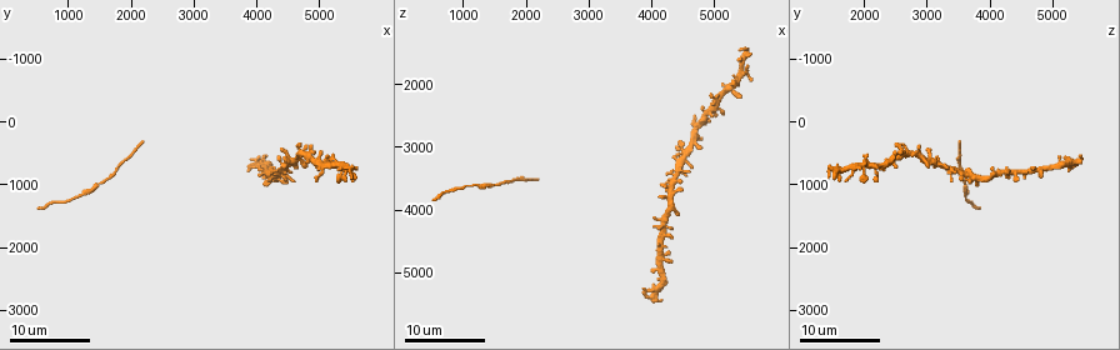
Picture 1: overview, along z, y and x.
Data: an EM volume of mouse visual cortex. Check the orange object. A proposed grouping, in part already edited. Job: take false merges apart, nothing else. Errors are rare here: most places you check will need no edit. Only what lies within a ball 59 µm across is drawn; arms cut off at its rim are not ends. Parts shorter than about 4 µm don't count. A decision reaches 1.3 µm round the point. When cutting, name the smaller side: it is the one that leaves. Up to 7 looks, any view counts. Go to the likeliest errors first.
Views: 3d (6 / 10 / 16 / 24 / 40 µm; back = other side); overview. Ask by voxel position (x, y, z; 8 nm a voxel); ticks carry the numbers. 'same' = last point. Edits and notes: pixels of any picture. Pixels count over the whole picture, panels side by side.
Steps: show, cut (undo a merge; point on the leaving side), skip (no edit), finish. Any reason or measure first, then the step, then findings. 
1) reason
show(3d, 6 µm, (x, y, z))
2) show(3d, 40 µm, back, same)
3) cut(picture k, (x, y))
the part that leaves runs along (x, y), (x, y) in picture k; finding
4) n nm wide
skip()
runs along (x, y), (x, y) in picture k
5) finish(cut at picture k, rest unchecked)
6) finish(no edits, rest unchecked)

branch point
show(3d, 16 µm, (4350, 900, 3600))

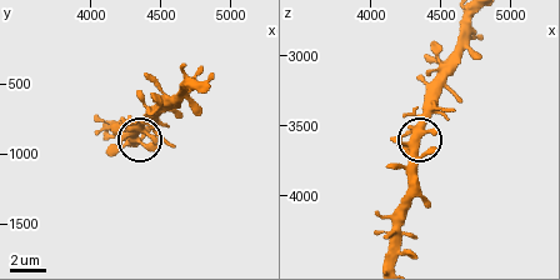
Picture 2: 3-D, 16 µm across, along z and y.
closer look
show(3d, 6 µm, (4340, 860, 3640))

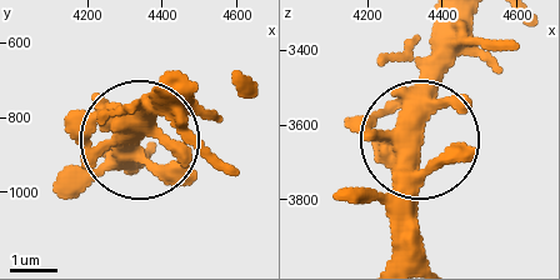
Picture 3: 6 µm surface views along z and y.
show(3d, 6 µm, back, (4330, 840, 3630))

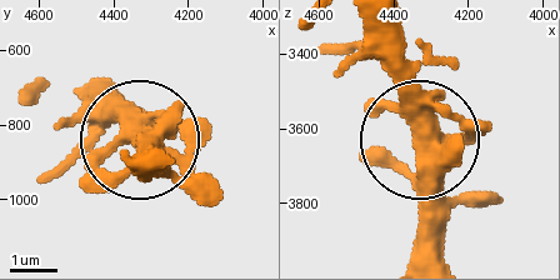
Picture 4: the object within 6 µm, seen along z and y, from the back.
side arm 16 µm
skip()
runs along (489, 125), (421, 149), (434, 256) in picture 4; all the same neuron

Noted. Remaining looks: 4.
four arms meet
show(3d, 16 µm, (5450, 800, 1600))

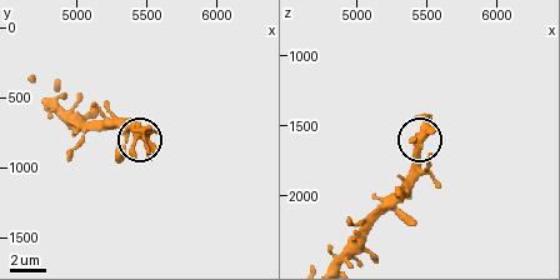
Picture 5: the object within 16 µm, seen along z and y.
show(3d, 10 µm, (5440, 740, 1600))

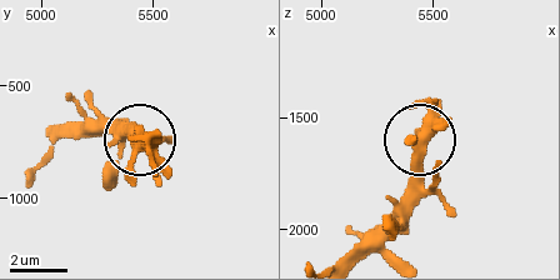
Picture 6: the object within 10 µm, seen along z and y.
4 arms
skip()
continuous, no second neuron

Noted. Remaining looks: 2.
calibre changes
show(3d, 24 µm, (1300, 1150, 3600))

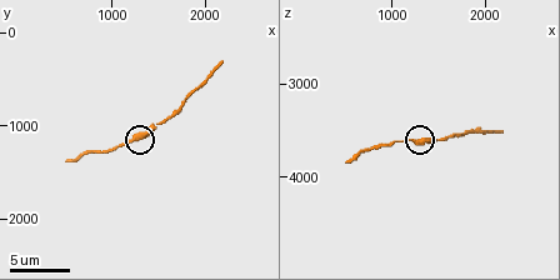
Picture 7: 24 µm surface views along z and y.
show(3d, 10 µm, (1250, 1100, 3600))

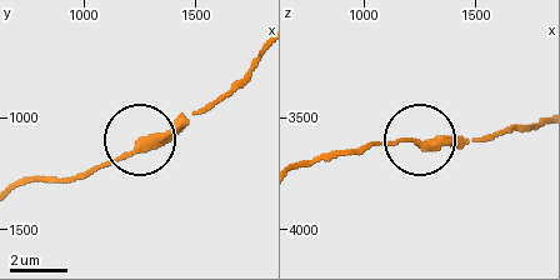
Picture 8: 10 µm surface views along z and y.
skip()
one neuron here

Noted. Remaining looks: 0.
finish(no edits, rest unchecked)

